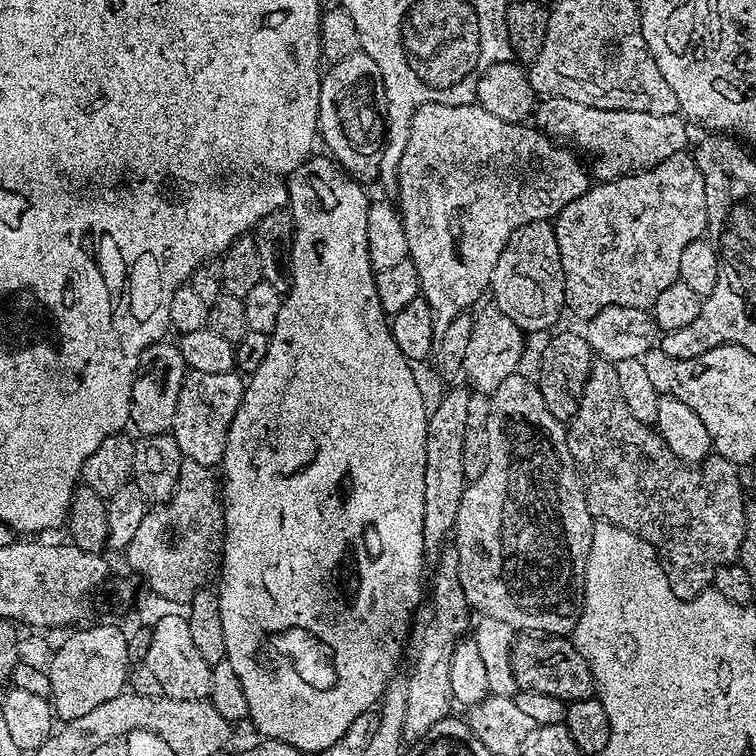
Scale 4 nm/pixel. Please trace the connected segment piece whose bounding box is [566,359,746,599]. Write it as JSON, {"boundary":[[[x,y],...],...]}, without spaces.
{"boundary":[[[597,359],[593,363],[580,403],[566,427],[570,454],[580,469],[588,493],[588,509],[593,517],[619,524],[652,545],[662,561],[667,587],[676,596],[692,599],[711,585],[720,565],[737,563],[746,507],[737,465],[715,454],[699,466],[683,464],[655,427],[630,414],[630,406],[622,402],[618,390],[618,370],[613,361]]]}

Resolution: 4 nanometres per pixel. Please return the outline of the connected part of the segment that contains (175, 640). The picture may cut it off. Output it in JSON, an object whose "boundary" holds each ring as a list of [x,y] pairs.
{"boundary":[[[171,614],[151,629],[150,650],[144,664],[158,678],[160,692],[170,699],[207,701],[212,694],[212,665],[194,647],[187,619],[183,615]]]}

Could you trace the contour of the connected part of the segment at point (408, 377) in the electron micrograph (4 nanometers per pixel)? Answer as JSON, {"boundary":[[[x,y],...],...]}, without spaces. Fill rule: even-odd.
{"boundary":[[[316,154],[316,155],[313,155],[313,156],[312,156],[312,157],[311,157],[311,158],[309,158],[309,159],[307,159],[307,160],[305,160],[305,161],[304,161],[304,163],[303,163],[303,164],[299,164],[299,165],[298,165],[298,166],[297,166],[297,168],[296,168],[296,169],[295,169],[295,170],[294,170],[294,171],[292,171],[292,175],[291,175],[291,176],[289,176],[289,177],[288,177],[288,204],[289,204],[289,205],[290,205],[290,211],[291,211],[291,213],[292,213],[292,226],[293,226],[293,230],[292,230],[292,235],[291,235],[291,241],[290,241],[290,250],[291,250],[291,248],[292,248],[292,285],[290,285],[290,286],[289,286],[289,288],[288,288],[288,292],[287,292],[287,288],[286,288],[286,295],[285,295],[285,296],[284,296],[284,297],[283,297],[283,300],[282,300],[282,303],[281,303],[281,306],[280,306],[280,309],[279,309],[279,310],[278,310],[278,318],[277,318],[277,319],[276,319],[276,321],[275,321],[275,322],[274,322],[274,326],[273,326],[273,327],[272,327],[272,330],[271,330],[271,333],[270,333],[270,339],[269,339],[269,340],[268,340],[268,349],[267,349],[267,350],[266,350],[266,354],[265,354],[265,355],[264,355],[264,357],[263,357],[263,358],[262,358],[262,362],[261,362],[261,363],[260,363],[260,365],[258,365],[258,366],[257,366],[257,367],[256,367],[256,370],[255,370],[255,372],[253,372],[253,373],[251,373],[251,375],[249,375],[249,376],[248,376],[248,377],[247,377],[247,380],[246,380],[246,387],[245,387],[245,390],[244,390],[244,397],[243,397],[243,398],[242,398],[242,402],[241,402],[241,403],[240,403],[240,405],[239,405],[239,406],[238,406],[238,414],[236,414],[236,415],[235,415],[235,416],[234,416],[234,422],[233,422],[233,423],[232,423],[232,425],[231,425],[231,426],[230,426],[230,430],[229,430],[229,431],[228,431],[228,441],[227,441],[227,442],[226,442],[226,450],[225,450],[225,451],[224,451],[224,459],[223,459],[223,461],[222,461],[222,469],[223,469],[223,468],[224,468],[224,476],[223,476],[223,472],[222,472],[222,480],[223,480],[223,484],[222,484],[222,503],[223,503],[223,506],[224,506],[224,554],[223,554],[223,557],[222,557],[222,563],[221,563],[221,565],[220,565],[220,567],[219,567],[219,569],[218,569],[218,581],[219,581],[219,580],[220,580],[220,588],[219,588],[219,587],[218,587],[218,606],[219,606],[219,607],[220,607],[220,609],[221,609],[221,610],[222,610],[222,634],[226,634],[226,659],[227,659],[227,660],[228,660],[228,661],[229,661],[229,662],[230,662],[230,666],[234,666],[234,674],[238,674],[238,682],[242,682],[242,694],[246,694],[246,706],[247,706],[247,707],[248,707],[248,720],[249,720],[249,721],[250,721],[250,724],[253,724],[253,726],[254,726],[254,727],[256,727],[256,728],[257,728],[257,730],[258,730],[258,731],[260,731],[260,732],[261,732],[261,733],[260,733],[260,734],[259,734],[259,735],[260,735],[260,736],[261,736],[261,737],[264,737],[264,738],[267,738],[267,739],[269,739],[269,740],[280,740],[280,741],[282,741],[282,742],[283,742],[283,743],[284,743],[284,744],[292,744],[292,745],[293,745],[293,746],[294,746],[294,747],[296,747],[296,748],[301,748],[301,749],[302,749],[302,750],[303,750],[303,752],[305,752],[305,754],[317,754],[317,753],[318,753],[318,752],[320,752],[320,751],[322,751],[322,750],[323,750],[323,749],[324,749],[324,748],[328,748],[328,747],[330,747],[330,746],[332,746],[332,744],[334,744],[334,743],[336,743],[336,742],[338,742],[338,740],[339,740],[339,739],[340,739],[340,738],[342,738],[342,736],[343,736],[343,735],[344,735],[344,734],[345,734],[345,732],[347,732],[347,730],[348,730],[348,728],[349,728],[349,727],[350,727],[350,726],[351,726],[351,723],[352,723],[352,722],[354,722],[354,720],[355,720],[355,719],[356,719],[356,718],[358,718],[358,716],[359,716],[359,715],[362,715],[362,714],[363,714],[363,713],[364,713],[364,712],[366,712],[366,711],[369,711],[369,709],[371,709],[371,708],[372,708],[372,707],[373,707],[373,705],[374,705],[374,704],[372,704],[372,703],[374,703],[374,702],[375,702],[375,700],[376,700],[376,699],[377,699],[377,700],[376,700],[376,703],[377,703],[377,701],[379,701],[379,700],[380,700],[380,699],[381,699],[381,697],[383,697],[383,695],[384,695],[384,690],[385,690],[385,688],[387,688],[387,687],[388,687],[388,685],[389,685],[389,683],[390,683],[390,681],[391,681],[391,680],[392,680],[392,679],[393,679],[393,676],[394,676],[394,673],[392,673],[392,671],[394,671],[394,670],[395,670],[395,668],[396,668],[396,663],[398,663],[398,662],[399,662],[399,660],[400,660],[400,651],[402,651],[402,650],[403,650],[403,648],[404,648],[404,639],[406,639],[406,638],[407,638],[407,636],[408,636],[408,627],[410,627],[410,626],[411,626],[411,624],[412,624],[412,615],[414,615],[414,614],[415,614],[415,612],[416,612],[416,607],[418,607],[418,606],[419,606],[419,604],[420,604],[420,591],[422,591],[422,590],[423,590],[423,588],[424,588],[424,591],[425,591],[425,588],[426,588],[426,580],[425,580],[425,584],[424,584],[424,564],[425,564],[425,565],[426,565],[426,557],[425,557],[425,554],[424,554],[424,539],[423,539],[423,538],[422,538],[422,522],[423,522],[423,521],[424,521],[424,479],[425,479],[425,478],[426,478],[426,426],[427,426],[427,425],[428,425],[428,413],[429,413],[429,411],[430,411],[430,408],[429,408],[429,405],[427,405],[427,406],[426,406],[426,405],[424,405],[424,396],[423,396],[423,394],[422,394],[422,393],[420,393],[420,384],[419,384],[419,382],[418,382],[418,381],[416,381],[416,376],[415,376],[415,374],[414,374],[414,373],[412,373],[412,368],[413,368],[413,365],[412,365],[412,364],[411,364],[411,363],[410,363],[410,361],[408,361],[408,359],[406,359],[406,358],[405,358],[405,356],[404,356],[404,355],[403,355],[403,354],[402,354],[402,350],[398,350],[398,342],[394,342],[394,338],[393,338],[393,337],[392,337],[392,329],[391,329],[391,327],[390,327],[390,320],[389,320],[389,317],[387,317],[387,316],[385,316],[385,315],[384,315],[384,311],[383,311],[383,310],[382,310],[382,306],[381,306],[381,305],[380,305],[380,303],[379,303],[379,302],[378,302],[378,290],[377,290],[377,289],[376,289],[376,273],[375,273],[375,272],[373,272],[373,270],[372,270],[372,265],[371,265],[371,264],[369,264],[369,263],[368,263],[368,260],[369,260],[369,254],[368,254],[368,247],[367,247],[367,246],[366,246],[366,210],[367,210],[367,209],[368,209],[368,205],[369,205],[369,203],[370,203],[370,196],[367,196],[367,194],[366,194],[366,193],[364,193],[364,192],[367,192],[367,191],[366,191],[366,188],[365,188],[365,185],[362,185],[362,184],[359,184],[359,183],[358,183],[358,181],[357,181],[357,180],[353,180],[353,179],[352,179],[352,177],[351,177],[351,176],[349,176],[349,175],[348,175],[348,173],[347,173],[347,172],[345,172],[345,171],[344,171],[344,169],[343,169],[343,168],[341,168],[341,167],[340,167],[340,165],[339,165],[339,164],[337,164],[337,163],[336,163],[336,161],[335,161],[335,160],[333,160],[333,159],[331,159],[331,158],[329,158],[329,157],[328,157],[328,156],[327,156],[327,155],[324,155],[324,154],[321,154],[321,156],[319,156],[319,154]]]}

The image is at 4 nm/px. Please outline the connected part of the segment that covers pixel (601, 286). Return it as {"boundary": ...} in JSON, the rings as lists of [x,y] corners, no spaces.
{"boundary":[[[683,151],[644,172],[593,183],[555,216],[554,227],[564,271],[564,302],[569,309],[576,308],[580,318],[598,314],[610,306],[651,309],[658,294],[666,290],[666,286],[677,283],[682,250],[707,233],[702,170],[698,170],[695,155]]]}

